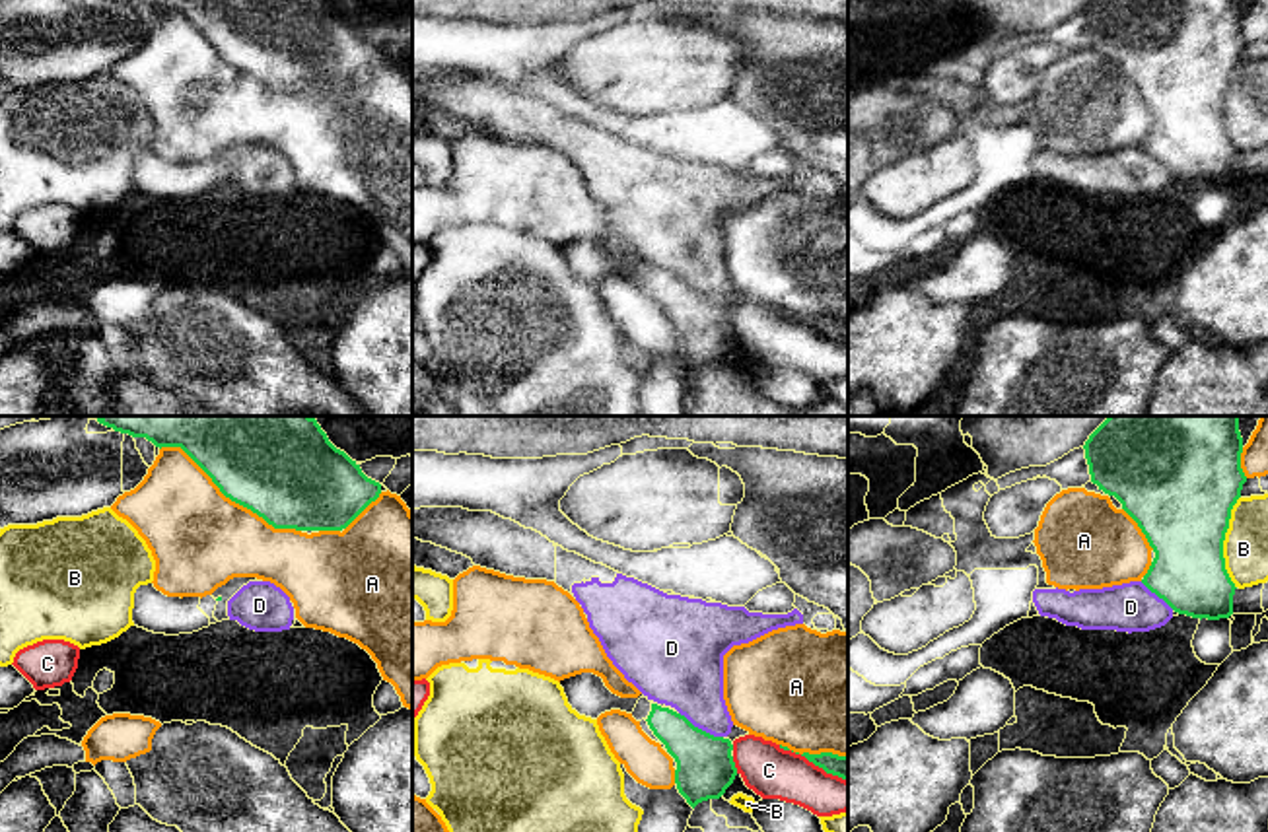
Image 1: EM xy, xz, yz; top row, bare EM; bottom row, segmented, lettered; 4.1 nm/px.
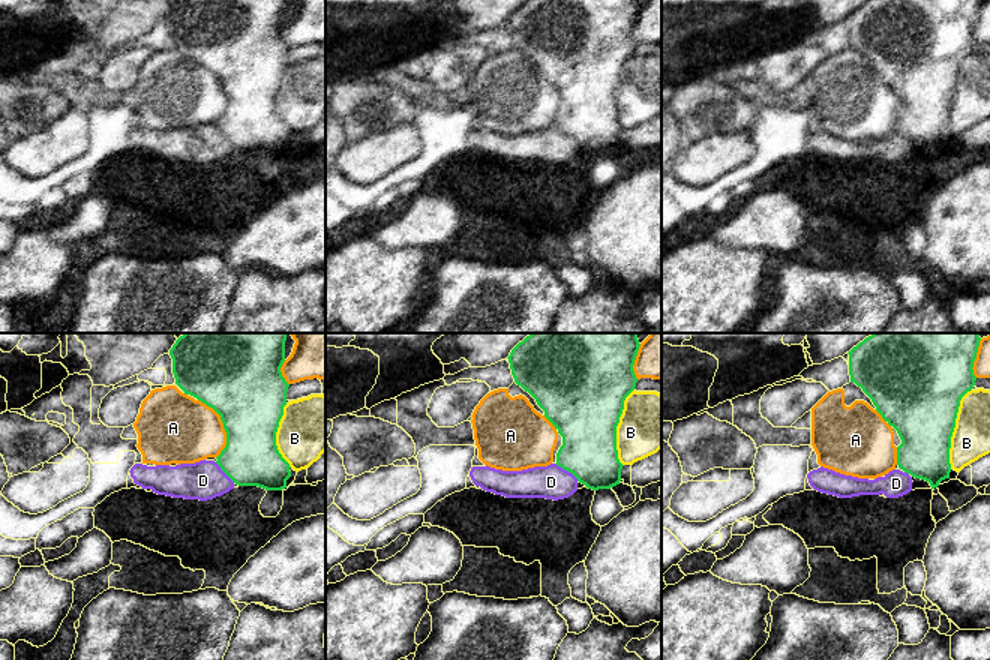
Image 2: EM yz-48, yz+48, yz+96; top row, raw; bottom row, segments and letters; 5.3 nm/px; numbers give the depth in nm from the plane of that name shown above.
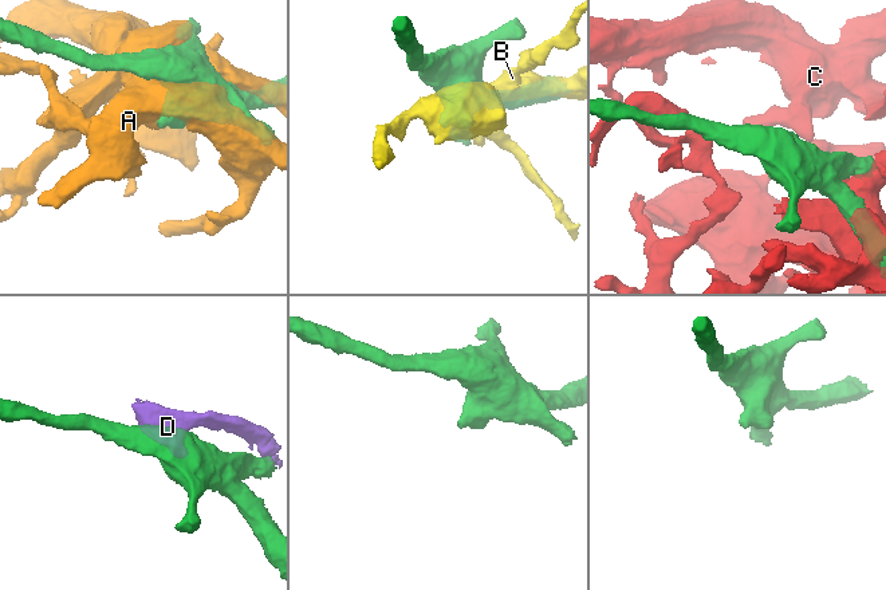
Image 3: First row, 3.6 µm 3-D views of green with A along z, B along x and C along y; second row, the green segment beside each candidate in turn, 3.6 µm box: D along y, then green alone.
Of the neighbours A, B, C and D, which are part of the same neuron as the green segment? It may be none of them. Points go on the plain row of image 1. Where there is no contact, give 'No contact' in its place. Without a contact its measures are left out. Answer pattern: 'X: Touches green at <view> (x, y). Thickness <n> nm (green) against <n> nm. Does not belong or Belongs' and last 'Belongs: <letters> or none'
A: Touches green at xy (230, 63). Thickness 360 nm (green) against 400 nm. Does not belong
B: Touches green at yz (1222, 107). Thickness 420 nm (green) against 190 nm. Does not belong
C: Touches green at xz (813, 327). Thickness 100 nm (green) against 220 nm. Does not belong
D: Touches green at xz (701, 294). Thickness 240 nm (green) against 320 nm. Does not belong
Belongs: none

